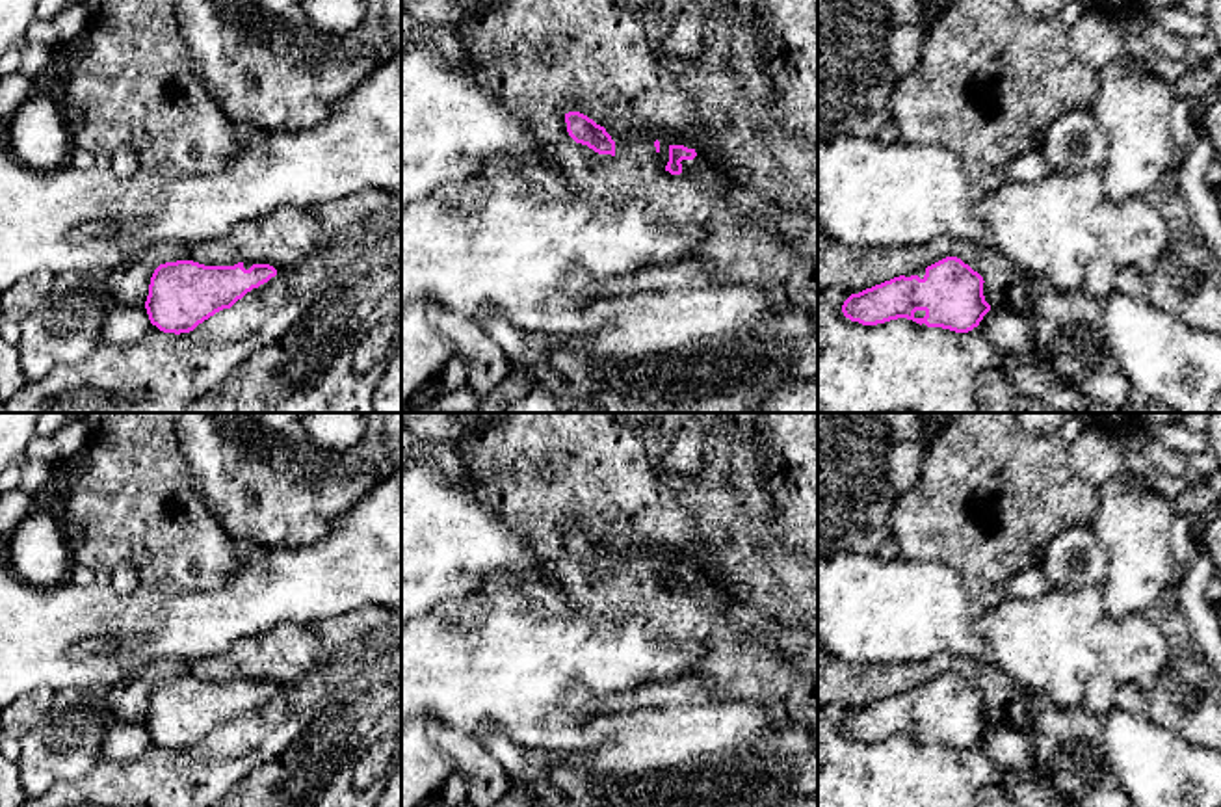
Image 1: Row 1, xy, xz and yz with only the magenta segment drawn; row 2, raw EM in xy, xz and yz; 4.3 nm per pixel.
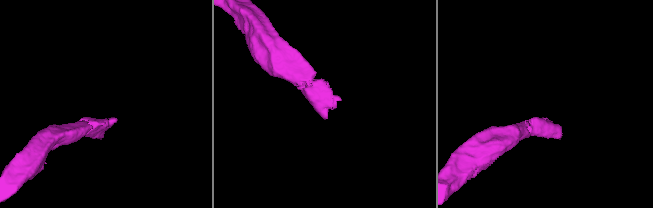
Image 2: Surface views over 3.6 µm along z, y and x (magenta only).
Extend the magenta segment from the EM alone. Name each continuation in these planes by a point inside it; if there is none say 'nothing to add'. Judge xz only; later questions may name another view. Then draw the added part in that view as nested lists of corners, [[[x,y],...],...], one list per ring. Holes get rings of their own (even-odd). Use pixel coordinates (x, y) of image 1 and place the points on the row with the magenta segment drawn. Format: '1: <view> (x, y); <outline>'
1: xz (707, 175); [[[682,160],[682,173],[691,177],[699,186],[710,188],[721,184],[721,173],[714,162],[706,162],[704,165],[699,160]]]

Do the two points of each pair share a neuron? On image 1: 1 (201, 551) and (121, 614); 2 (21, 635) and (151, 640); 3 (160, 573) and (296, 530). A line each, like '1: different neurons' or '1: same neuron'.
1: different neurons
2: same neuron
3: different neurons

